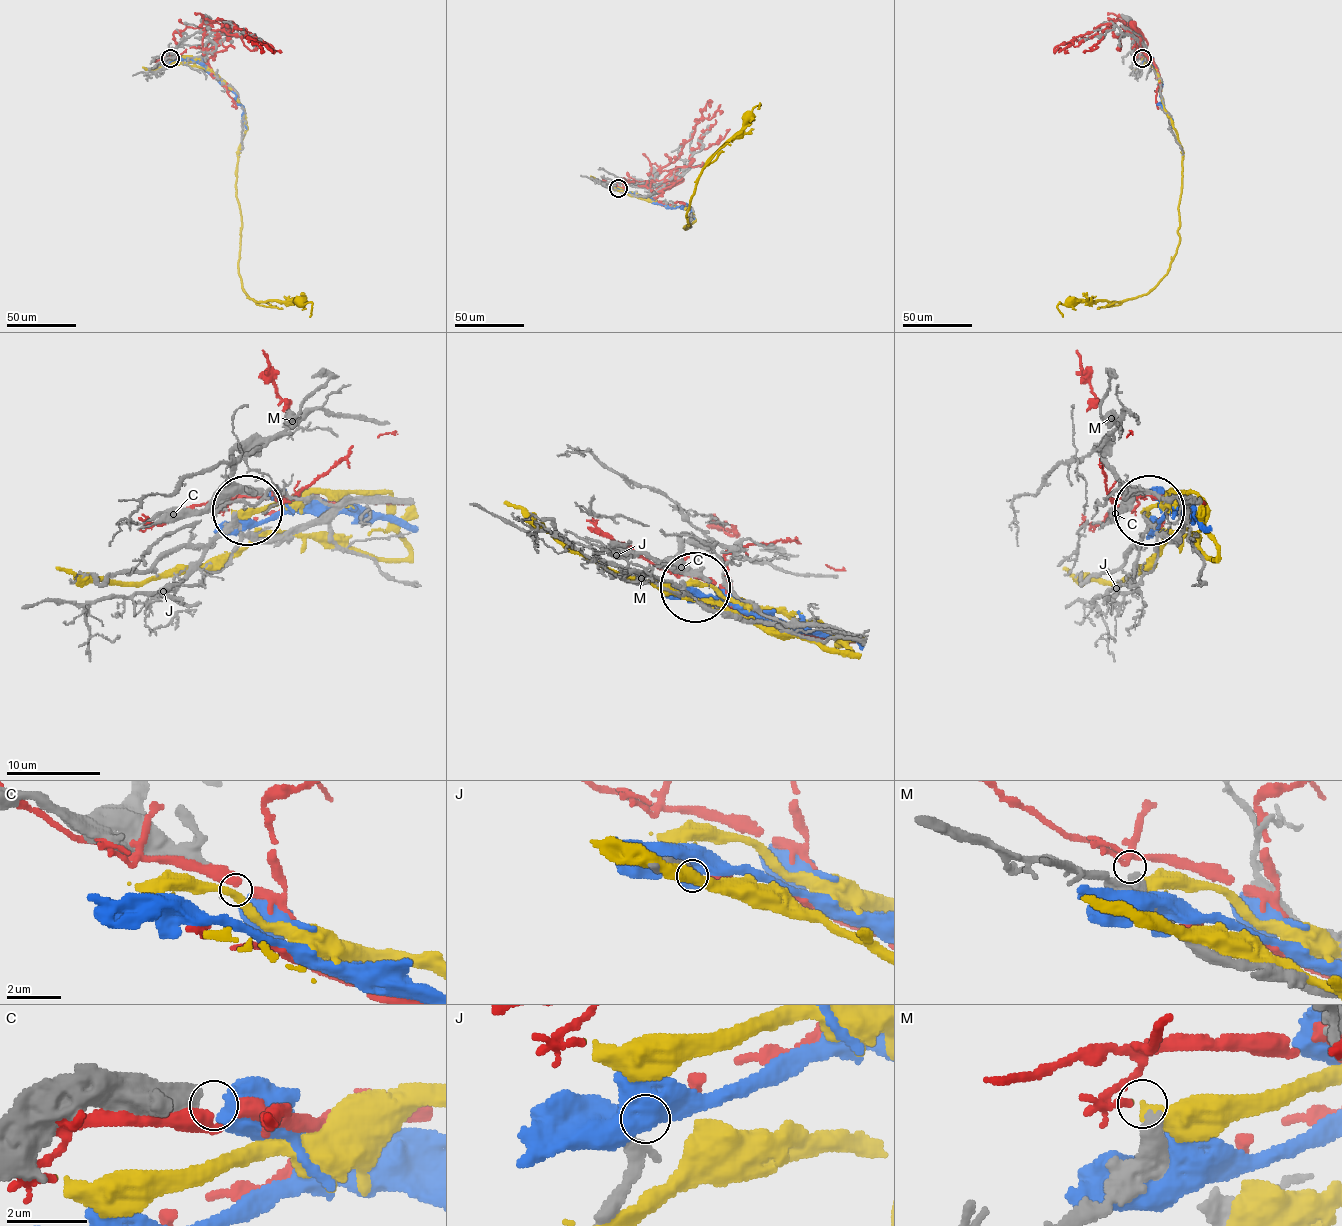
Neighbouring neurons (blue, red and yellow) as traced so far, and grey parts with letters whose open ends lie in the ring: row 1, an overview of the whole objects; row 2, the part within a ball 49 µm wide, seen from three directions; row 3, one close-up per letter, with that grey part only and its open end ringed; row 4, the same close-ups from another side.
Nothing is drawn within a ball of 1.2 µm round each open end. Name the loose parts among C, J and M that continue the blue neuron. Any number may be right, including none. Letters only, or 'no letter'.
C

